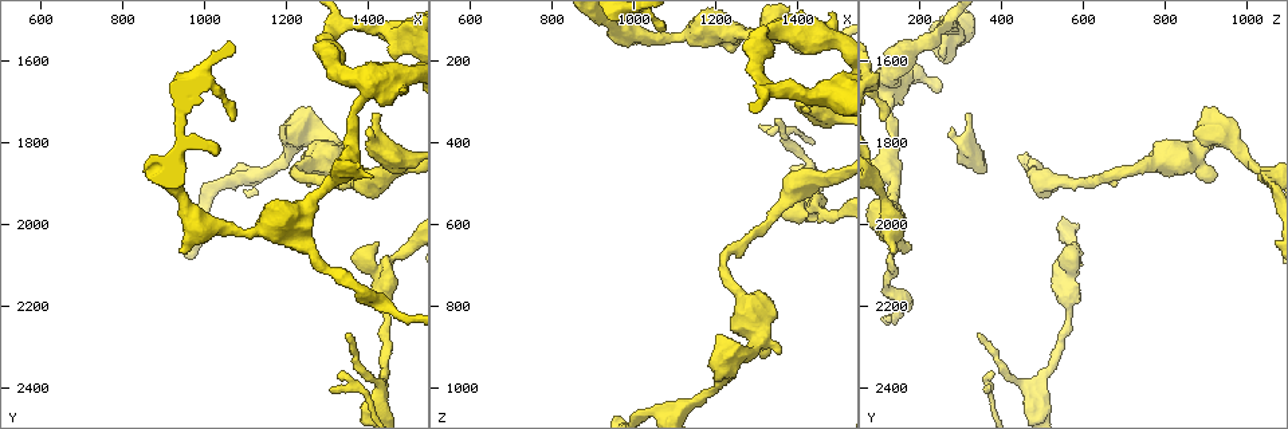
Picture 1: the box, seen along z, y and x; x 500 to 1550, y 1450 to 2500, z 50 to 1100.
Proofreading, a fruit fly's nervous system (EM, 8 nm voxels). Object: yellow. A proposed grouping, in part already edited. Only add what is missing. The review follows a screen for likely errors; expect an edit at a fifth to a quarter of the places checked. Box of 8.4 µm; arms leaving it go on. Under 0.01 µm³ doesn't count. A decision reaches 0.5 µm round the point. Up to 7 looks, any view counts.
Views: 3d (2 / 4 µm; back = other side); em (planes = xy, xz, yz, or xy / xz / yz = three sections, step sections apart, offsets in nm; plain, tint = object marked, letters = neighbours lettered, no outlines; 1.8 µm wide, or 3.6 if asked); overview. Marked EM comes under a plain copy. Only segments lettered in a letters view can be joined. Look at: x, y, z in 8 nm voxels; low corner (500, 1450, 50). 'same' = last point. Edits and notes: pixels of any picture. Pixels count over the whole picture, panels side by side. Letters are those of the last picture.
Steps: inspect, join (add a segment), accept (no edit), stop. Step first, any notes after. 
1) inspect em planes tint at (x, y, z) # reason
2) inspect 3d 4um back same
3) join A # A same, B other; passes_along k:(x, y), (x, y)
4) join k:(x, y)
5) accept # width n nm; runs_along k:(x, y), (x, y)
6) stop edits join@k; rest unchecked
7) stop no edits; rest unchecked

inspect 3d 2um at (1425, 2050, 580) # free end

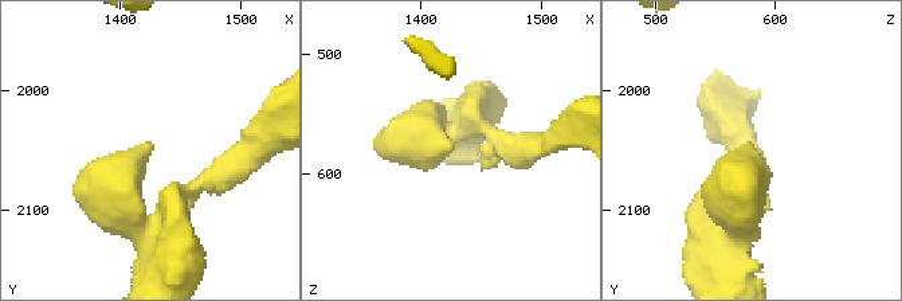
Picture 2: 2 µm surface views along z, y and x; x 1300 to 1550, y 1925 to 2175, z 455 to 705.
inspect em planes letters at (1428, 2046, 582) # need the tissue

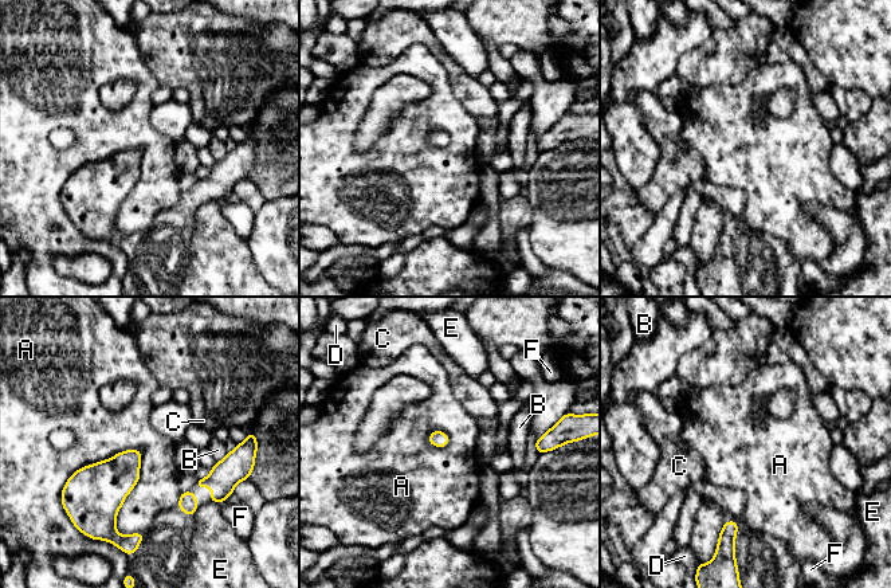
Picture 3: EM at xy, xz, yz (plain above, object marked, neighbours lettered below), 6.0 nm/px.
accept # longest_contact A 550 nm; A other, B other, C other, D other, E other, F other; no lettered segment goes on from it

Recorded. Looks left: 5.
inspect em xy step 16 tint at (1400, 1760, 285) # free end

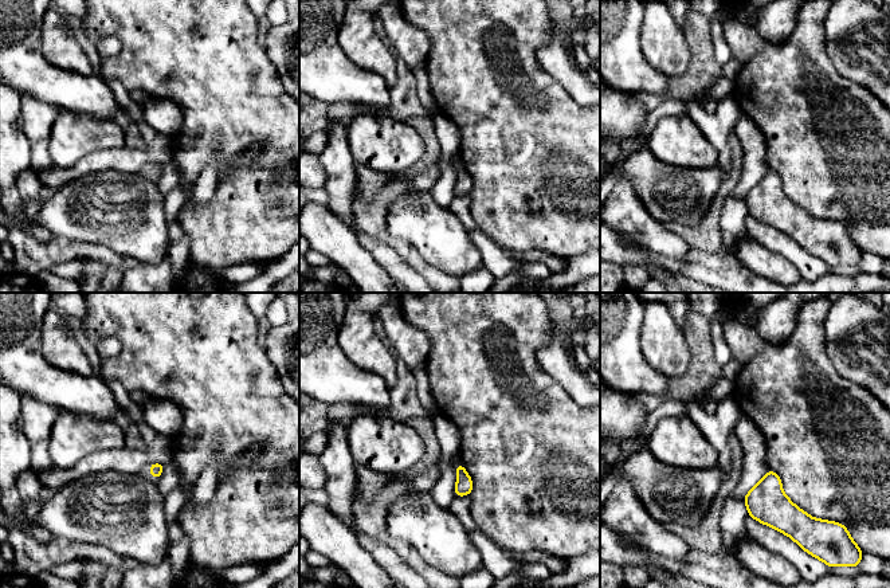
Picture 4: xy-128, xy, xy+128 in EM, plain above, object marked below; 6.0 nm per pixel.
inspect em xy step 16 letters same

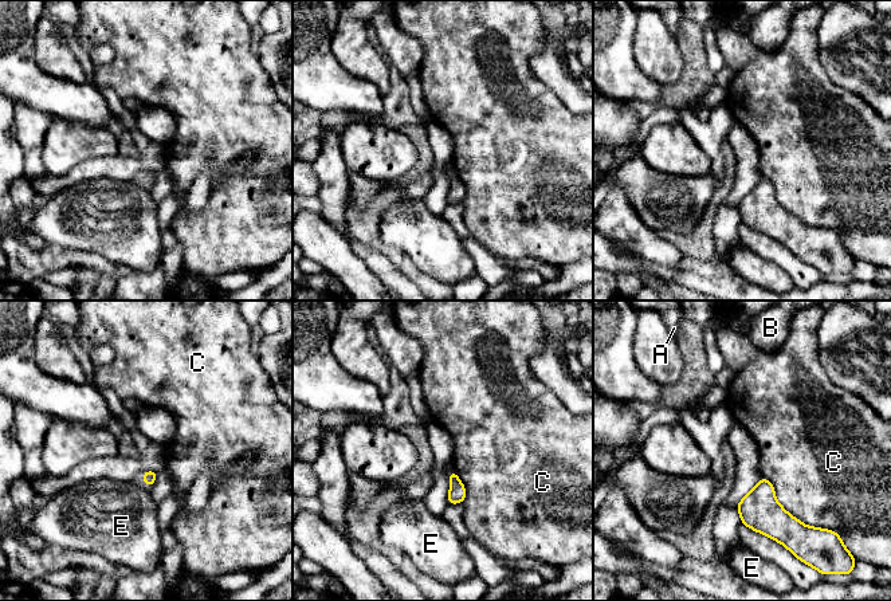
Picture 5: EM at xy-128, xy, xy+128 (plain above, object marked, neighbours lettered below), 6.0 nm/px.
accept # A other, B other, C other, E other; border 5:(762, 476), (776, 499), (800, 522); none of them fits

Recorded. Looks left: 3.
inspect 3d 2um back at (945, 2065, 130)

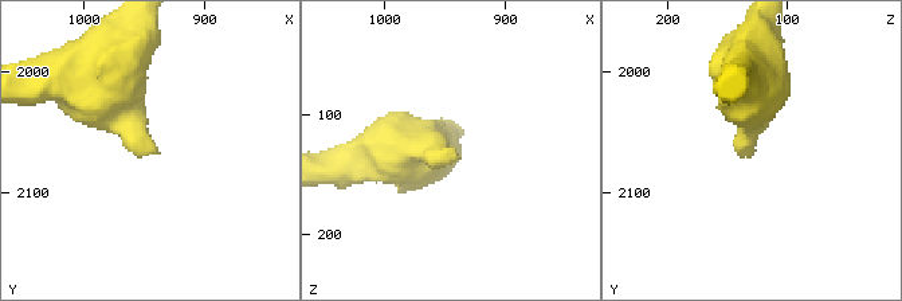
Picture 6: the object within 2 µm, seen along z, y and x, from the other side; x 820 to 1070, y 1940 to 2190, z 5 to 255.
inspect em planes letters at (946, 2070, 132)

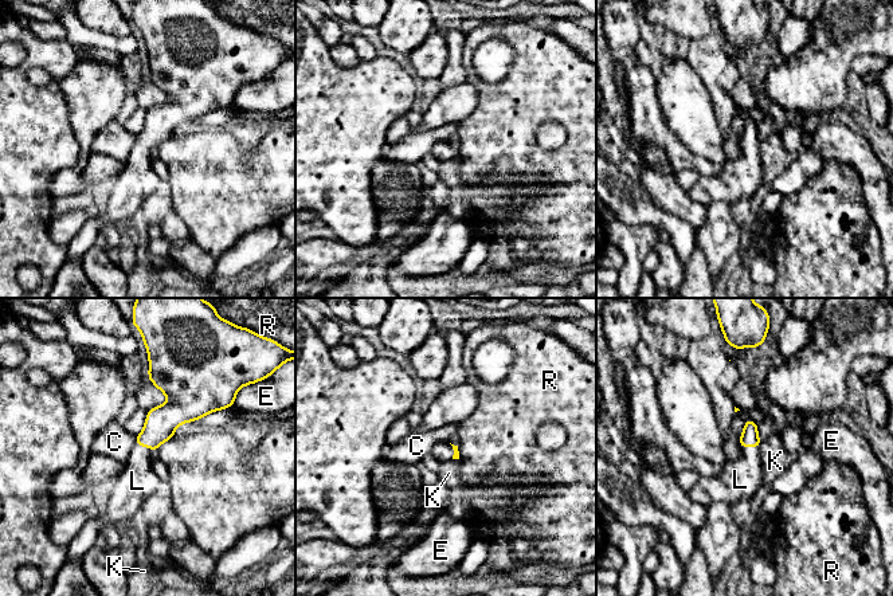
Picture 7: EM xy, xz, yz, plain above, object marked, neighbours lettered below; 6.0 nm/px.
join L # C other, E other, K other, L same, R other; passes_along 7:(161, 422), (145, 446), (137, 481); the neuron continues

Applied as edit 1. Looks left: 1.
stop edits join@7; rest unchecked

